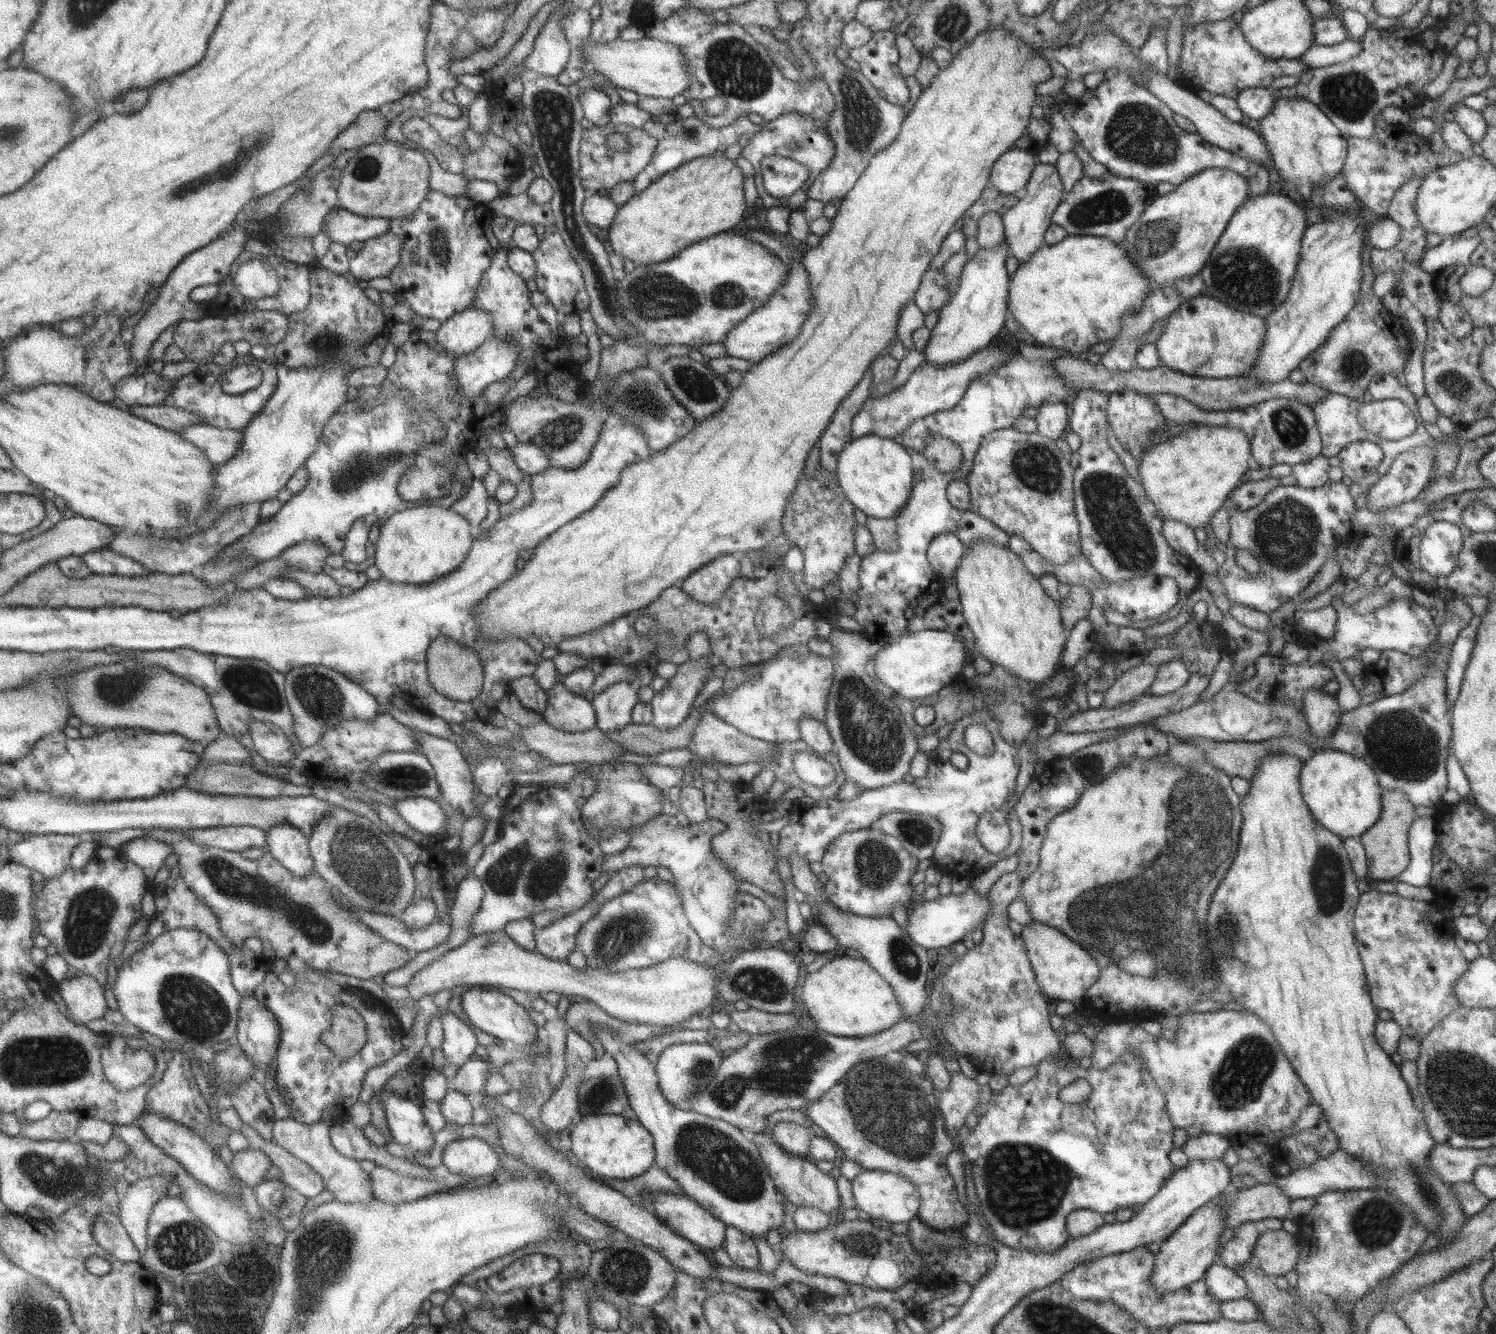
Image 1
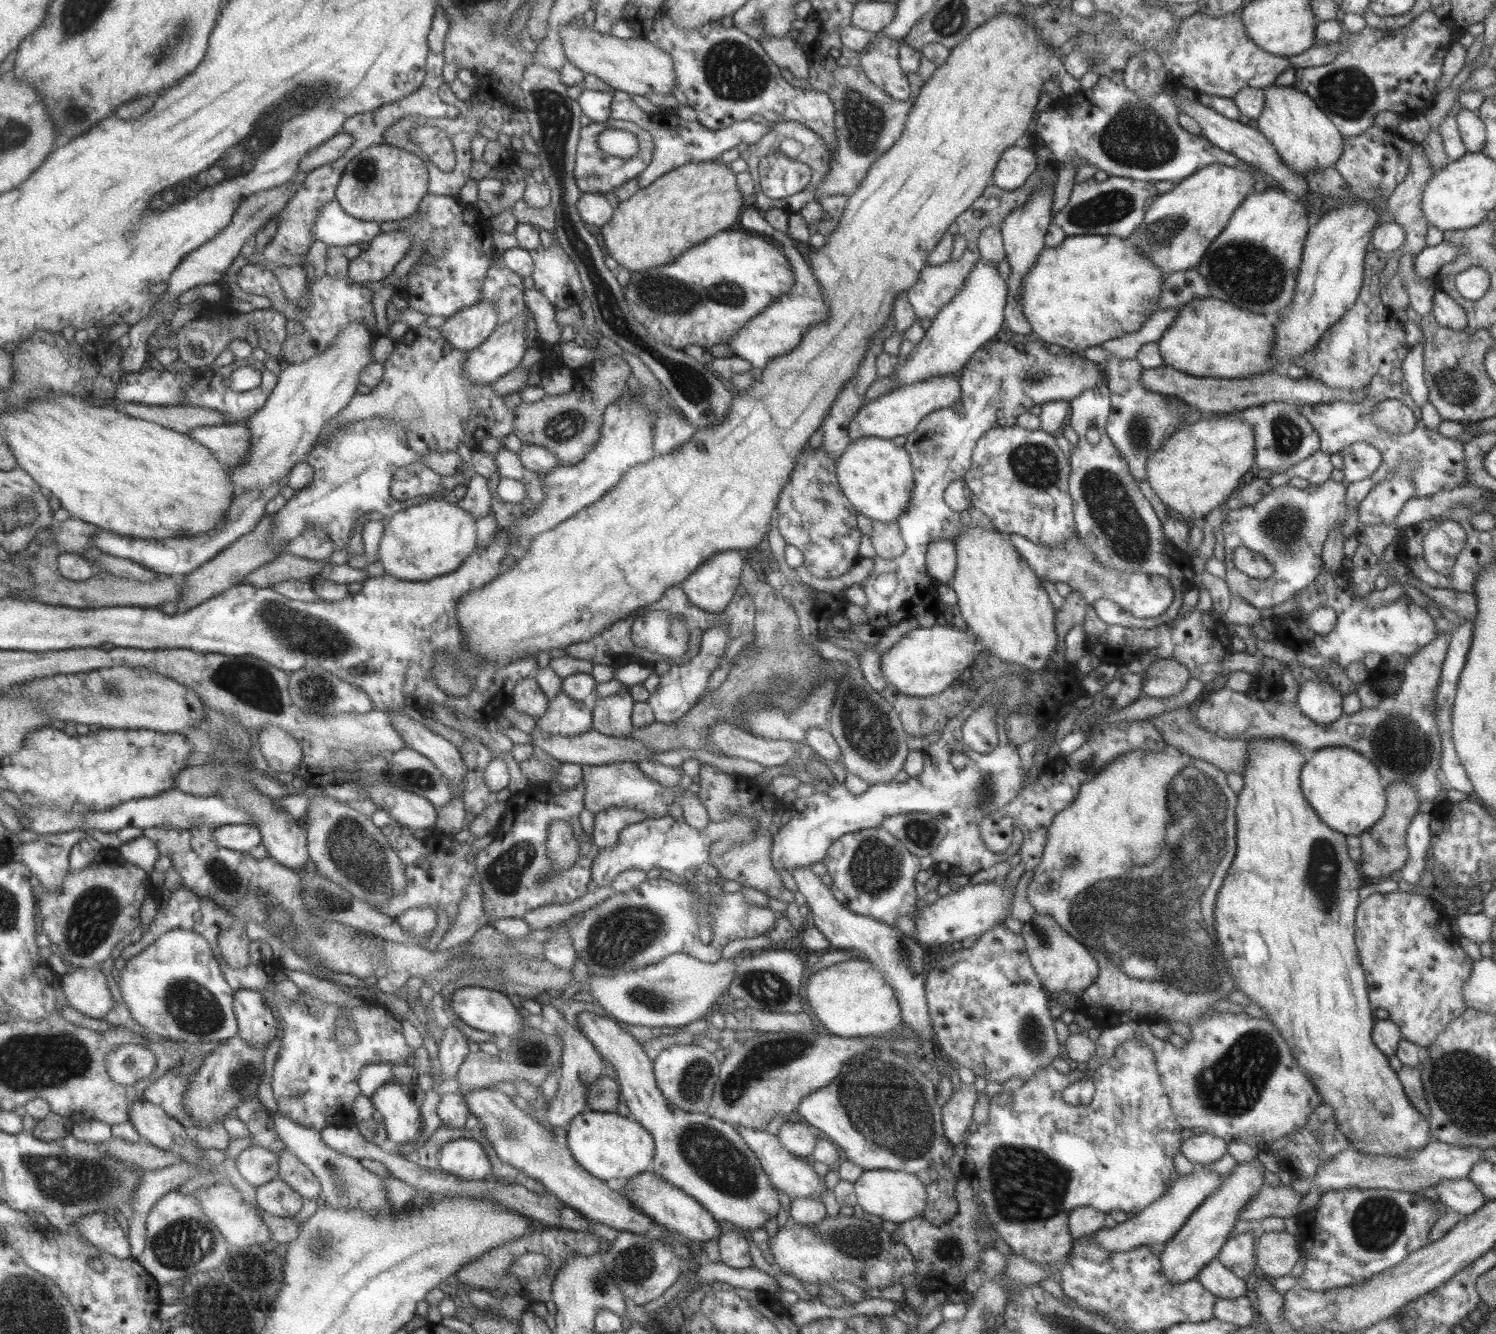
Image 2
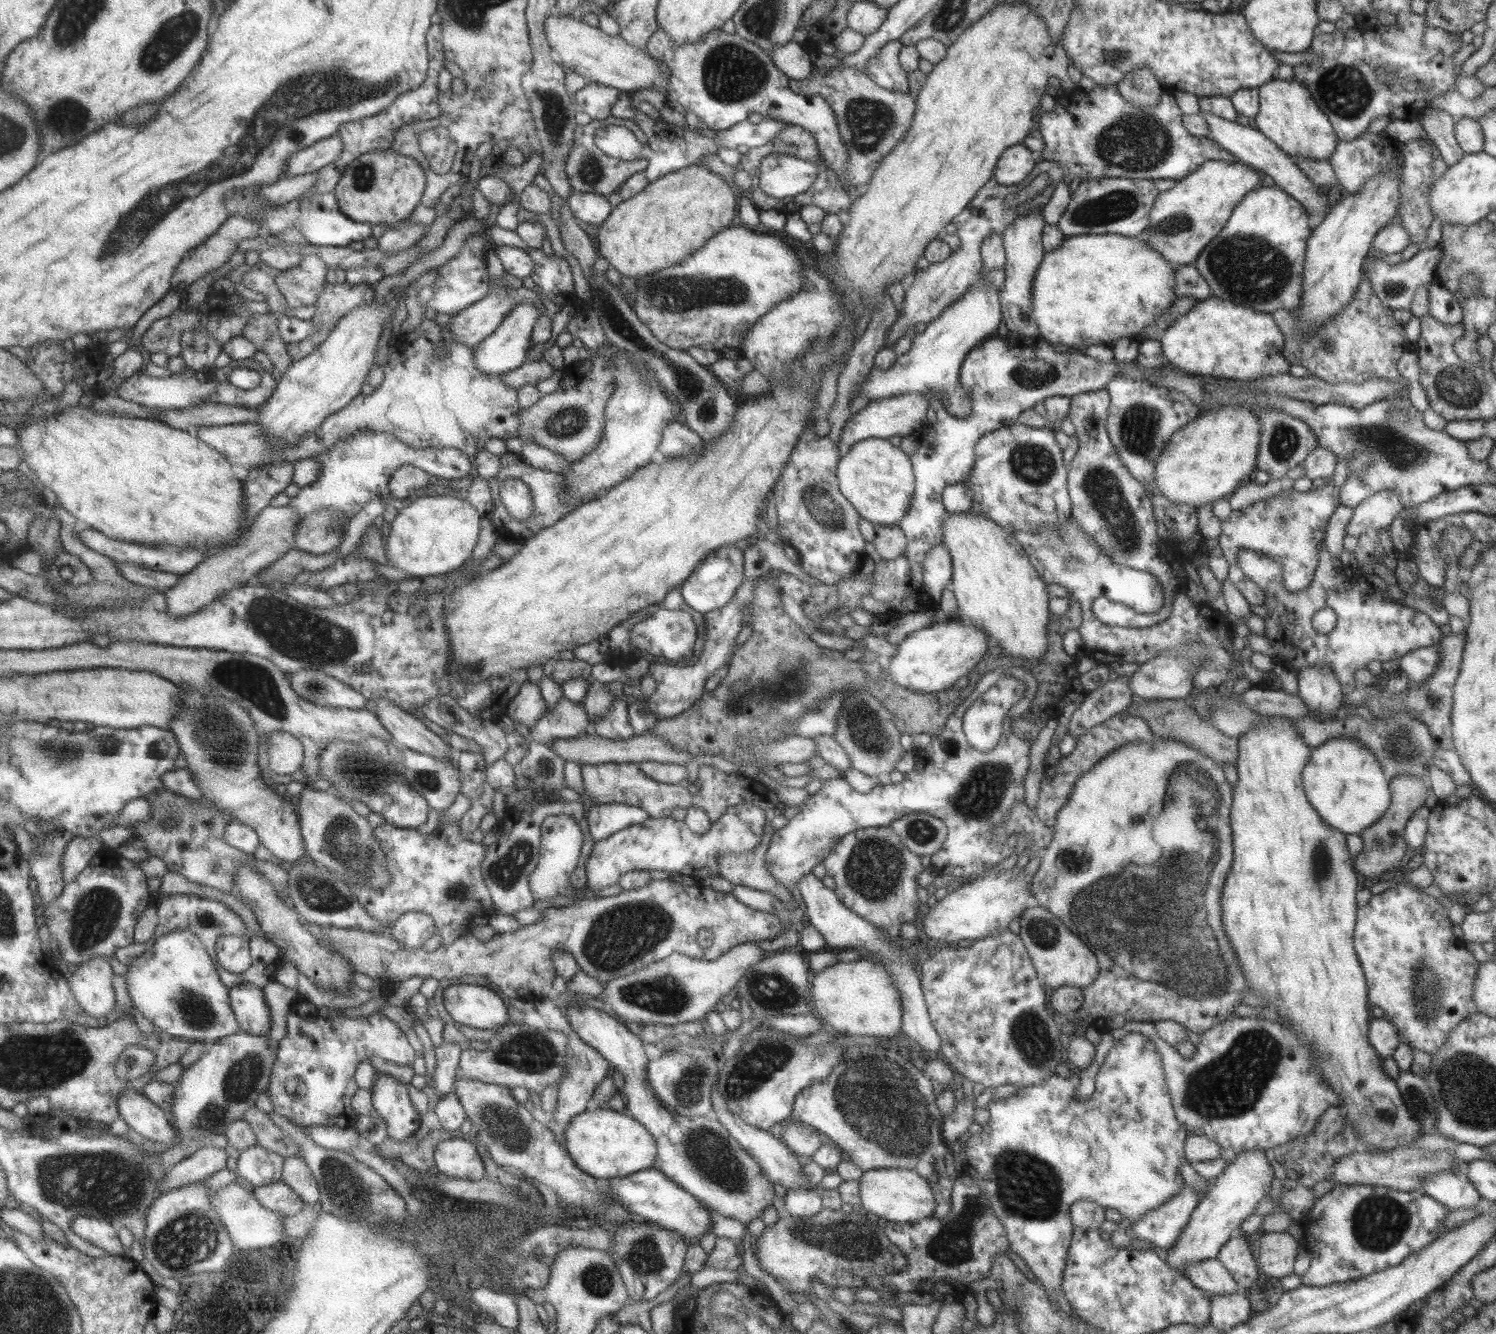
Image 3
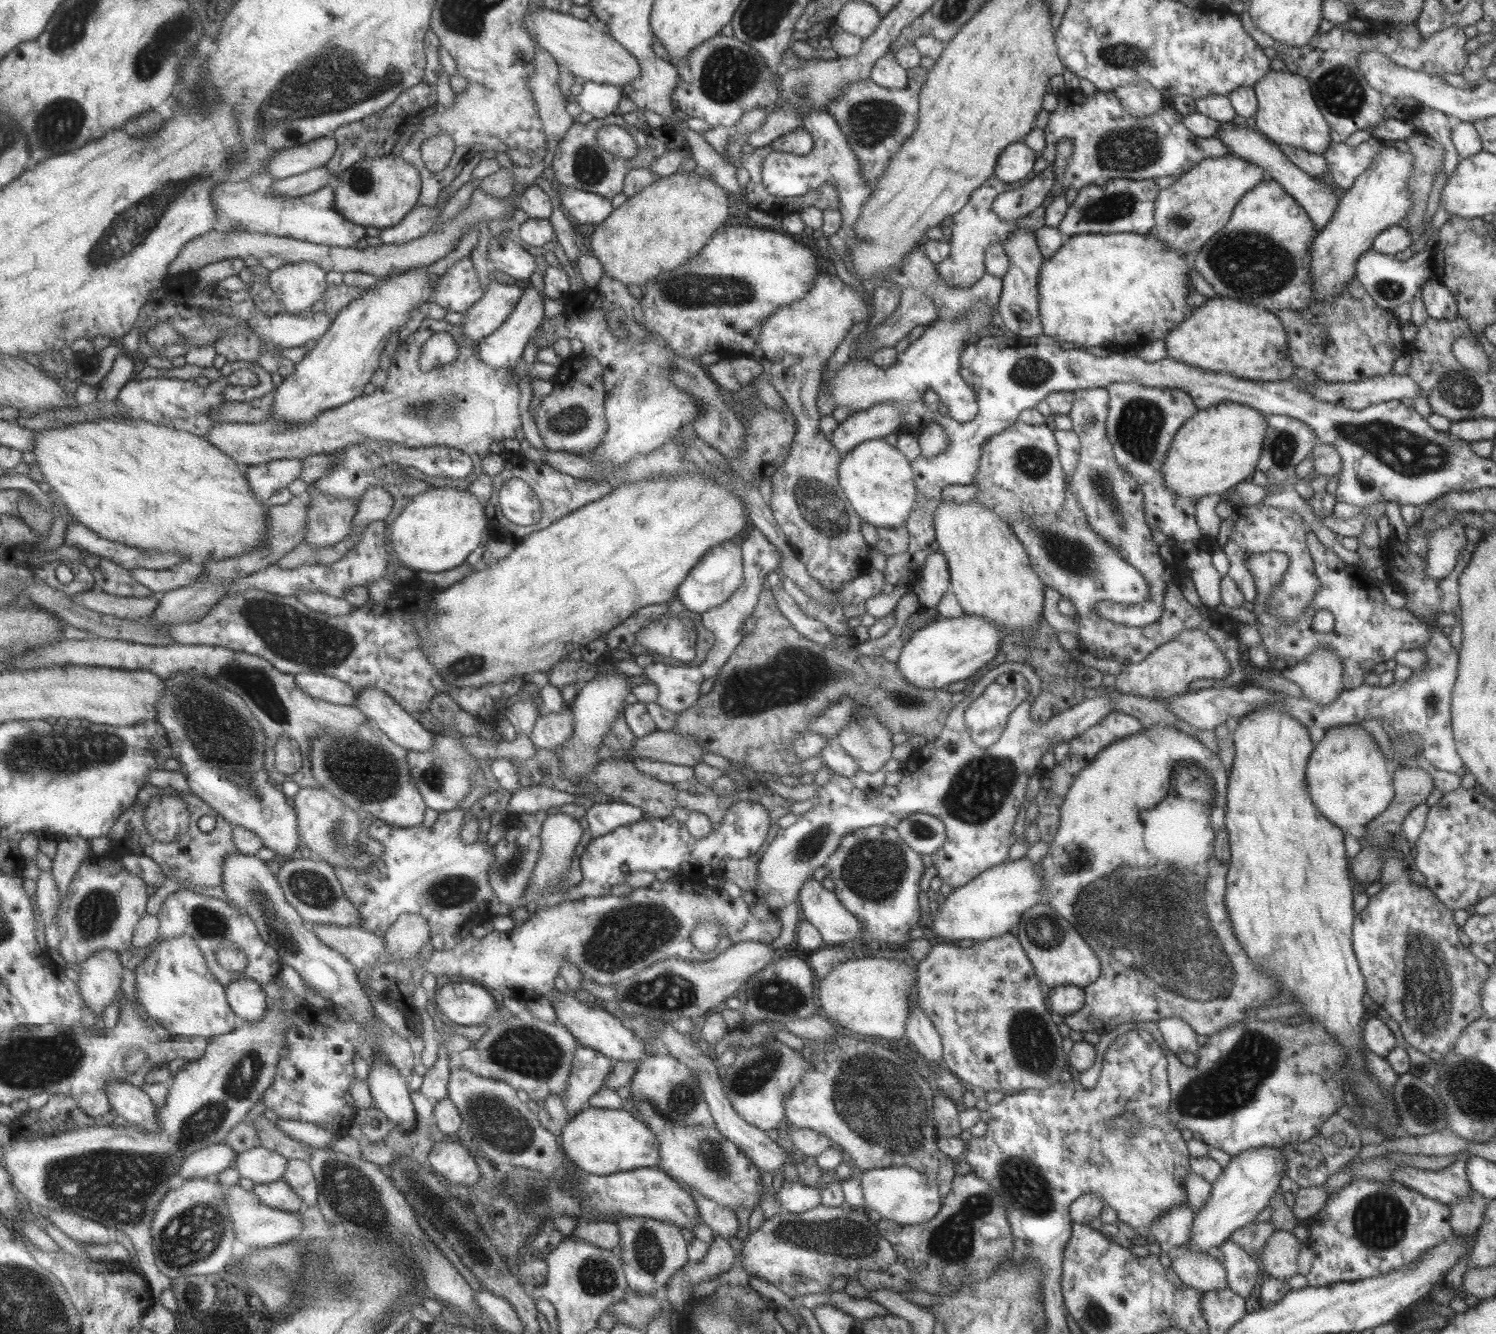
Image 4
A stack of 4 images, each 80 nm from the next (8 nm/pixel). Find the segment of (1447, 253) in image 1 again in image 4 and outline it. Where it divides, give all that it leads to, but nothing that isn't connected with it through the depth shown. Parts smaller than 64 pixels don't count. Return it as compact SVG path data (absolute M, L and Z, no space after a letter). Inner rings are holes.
M1372 249L1363 252L1354 265L1355 283L1360 284L1365 292L1381 308L1393 309L1404 302L1413 300L1415 292L1431 276L1430 249L1412 253L1408 260L1396 260L1393 255L1380 254Z

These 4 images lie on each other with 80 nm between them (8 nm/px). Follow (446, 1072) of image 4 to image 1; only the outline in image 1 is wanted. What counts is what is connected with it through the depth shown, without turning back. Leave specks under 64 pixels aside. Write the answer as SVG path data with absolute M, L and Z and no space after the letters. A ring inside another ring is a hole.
M443 1011L440 1018L443 1031L441 1050L444 1058L447 1063L461 1067L474 1055L473 1049L478 1044L473 1028L450 1012Z

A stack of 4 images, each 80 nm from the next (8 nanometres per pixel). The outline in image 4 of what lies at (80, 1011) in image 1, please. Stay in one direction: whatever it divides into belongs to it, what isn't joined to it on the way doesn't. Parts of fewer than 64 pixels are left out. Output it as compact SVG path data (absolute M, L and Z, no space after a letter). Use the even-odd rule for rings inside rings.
M101 949L79 965L82 995L99 1014L115 1002L123 982L123 966L120 952L113 949Z

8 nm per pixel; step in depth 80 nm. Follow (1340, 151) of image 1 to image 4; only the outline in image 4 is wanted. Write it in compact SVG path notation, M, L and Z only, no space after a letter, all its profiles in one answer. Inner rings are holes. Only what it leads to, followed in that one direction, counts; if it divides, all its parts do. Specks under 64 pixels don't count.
M1289 71L1266 72L1252 86L1254 90L1257 110L1254 115L1255 123L1259 133L1272 141L1275 145L1289 146L1307 150L1313 154L1323 154L1331 140L1330 127L1323 116L1310 91L1306 78L1294 75Z

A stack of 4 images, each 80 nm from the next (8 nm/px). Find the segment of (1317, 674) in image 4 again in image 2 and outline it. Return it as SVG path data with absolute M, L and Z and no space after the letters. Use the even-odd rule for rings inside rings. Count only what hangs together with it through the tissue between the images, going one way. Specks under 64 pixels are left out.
M1313 677L1298 686L1296 703L1311 722L1321 726L1333 724L1341 716L1342 694L1328 681Z

